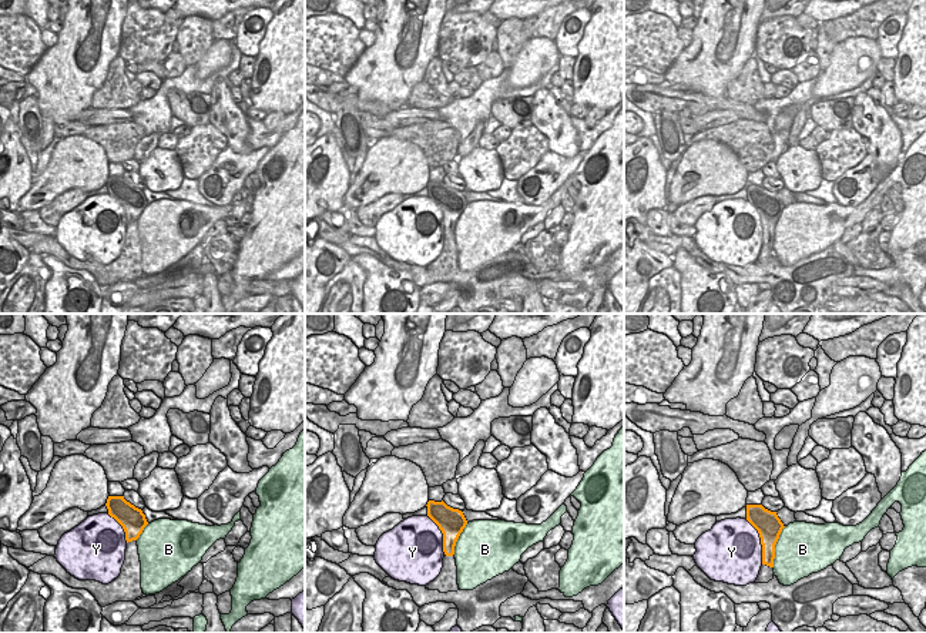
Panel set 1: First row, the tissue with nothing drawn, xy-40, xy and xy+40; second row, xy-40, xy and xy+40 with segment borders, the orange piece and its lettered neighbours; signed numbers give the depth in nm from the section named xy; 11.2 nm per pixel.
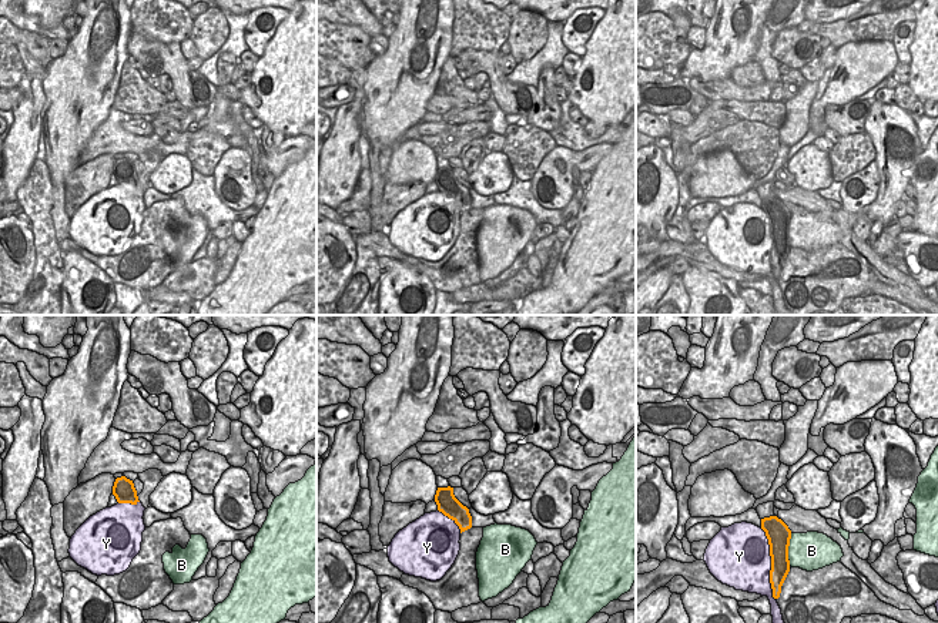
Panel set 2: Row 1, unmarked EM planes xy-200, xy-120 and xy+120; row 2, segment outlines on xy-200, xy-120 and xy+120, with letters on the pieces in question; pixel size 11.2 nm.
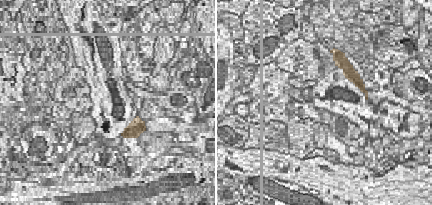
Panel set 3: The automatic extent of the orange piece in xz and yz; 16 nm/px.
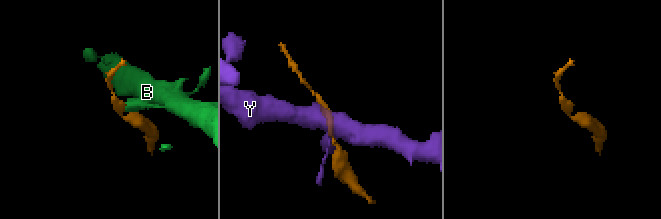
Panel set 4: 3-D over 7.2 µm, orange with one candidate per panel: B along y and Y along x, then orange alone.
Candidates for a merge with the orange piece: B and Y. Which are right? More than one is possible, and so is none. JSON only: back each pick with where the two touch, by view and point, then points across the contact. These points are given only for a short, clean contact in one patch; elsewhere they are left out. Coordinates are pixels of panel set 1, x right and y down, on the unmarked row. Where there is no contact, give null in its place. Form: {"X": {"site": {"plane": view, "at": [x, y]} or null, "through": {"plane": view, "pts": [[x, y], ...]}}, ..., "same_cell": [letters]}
{"same_cell": []}

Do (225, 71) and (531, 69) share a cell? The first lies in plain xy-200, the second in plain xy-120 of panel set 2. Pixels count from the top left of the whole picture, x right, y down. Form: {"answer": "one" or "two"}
{"answer": "two"}

